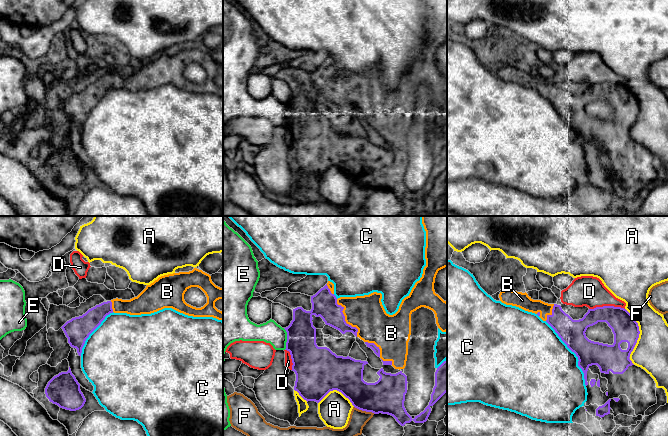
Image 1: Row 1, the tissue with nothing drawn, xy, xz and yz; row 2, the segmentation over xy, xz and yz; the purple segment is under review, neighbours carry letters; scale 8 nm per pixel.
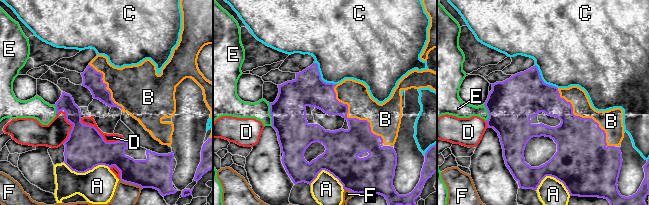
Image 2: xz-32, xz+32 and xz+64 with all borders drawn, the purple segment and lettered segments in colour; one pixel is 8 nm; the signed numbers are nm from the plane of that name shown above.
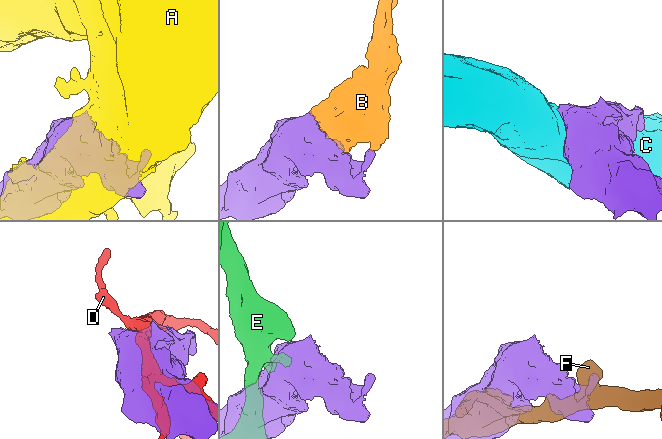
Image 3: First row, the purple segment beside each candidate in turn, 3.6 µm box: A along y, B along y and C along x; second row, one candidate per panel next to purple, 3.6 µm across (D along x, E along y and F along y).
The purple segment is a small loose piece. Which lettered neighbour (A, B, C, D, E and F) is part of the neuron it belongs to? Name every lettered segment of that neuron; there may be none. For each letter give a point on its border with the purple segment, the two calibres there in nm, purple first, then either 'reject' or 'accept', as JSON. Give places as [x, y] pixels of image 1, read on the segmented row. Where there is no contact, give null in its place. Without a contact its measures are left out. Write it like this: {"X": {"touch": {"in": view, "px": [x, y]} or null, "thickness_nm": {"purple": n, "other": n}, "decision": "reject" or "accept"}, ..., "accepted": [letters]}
{"A": {"touch": {"in": "yz", "px": [639, 332]}, "thickness_nm": {"purple": 200, "other": 280}, "decision": "reject"}, "B": {"touch": {"in": "xz", "px": [344, 319]}, "thickness_nm": {"purple": 200, "other": 280}, "decision": "accept"}, "C": {"touch": {"in": "yz", "px": [574, 352]}, "thickness_nm": {"purple": 200, "other": 480}, "decision": "reject"}, "D": {"touch": {"in": "yz", "px": [606, 306]}, "thickness_nm": {"purple": 200, "other": 240}, "decision": "reject"}, "E": {"touch": {"in": "xz", "px": [287, 339]}, "thickness_nm": {"purple": 280, "other": 180}, "decision": "reject"}, "F": {"touch": {"in": "xz", "px": [364, 410]}, "thickness_nm": {"purple": 280, "other": 140}, "decision": "reject"}, "accepted": ["B"]}

